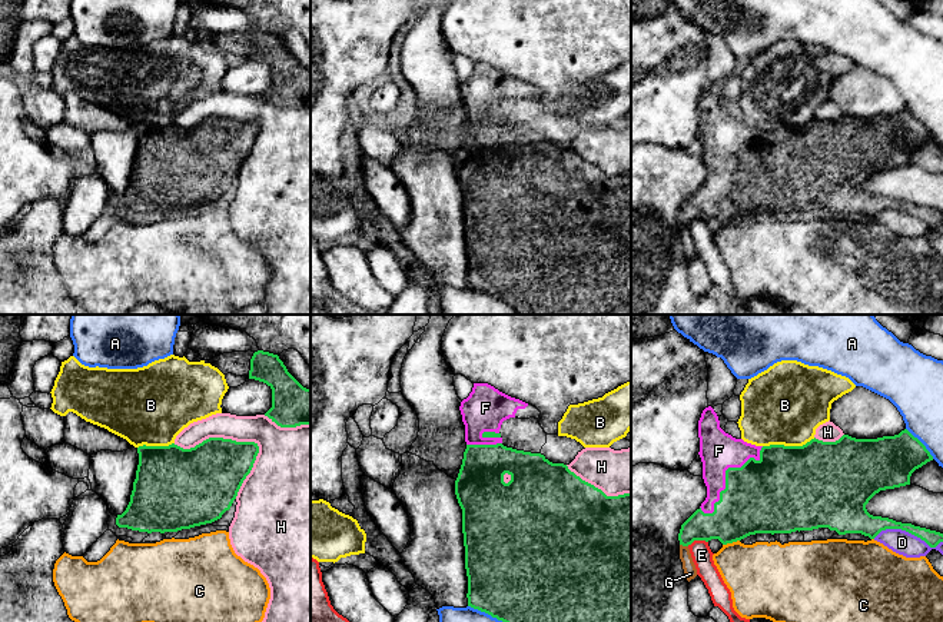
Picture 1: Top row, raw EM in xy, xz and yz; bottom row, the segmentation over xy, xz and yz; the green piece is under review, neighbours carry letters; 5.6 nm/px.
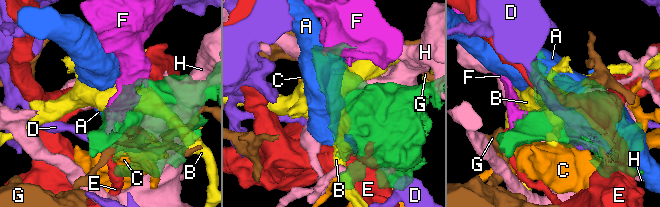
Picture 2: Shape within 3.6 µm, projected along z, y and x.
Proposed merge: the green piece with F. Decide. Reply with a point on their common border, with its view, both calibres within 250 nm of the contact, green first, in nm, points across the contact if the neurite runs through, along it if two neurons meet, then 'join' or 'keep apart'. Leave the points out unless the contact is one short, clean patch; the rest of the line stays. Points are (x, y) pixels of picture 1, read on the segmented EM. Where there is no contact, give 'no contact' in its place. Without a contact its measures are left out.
meets green in yz at (726, 474); 420 nm thick on the green side, 220 nm on the other; join

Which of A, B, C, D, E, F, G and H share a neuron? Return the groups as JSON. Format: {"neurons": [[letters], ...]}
{"neurons": [["A"], ["B"], ["C"], ["D"], ["E"], ["F"], ["G"], ["H"]]}

